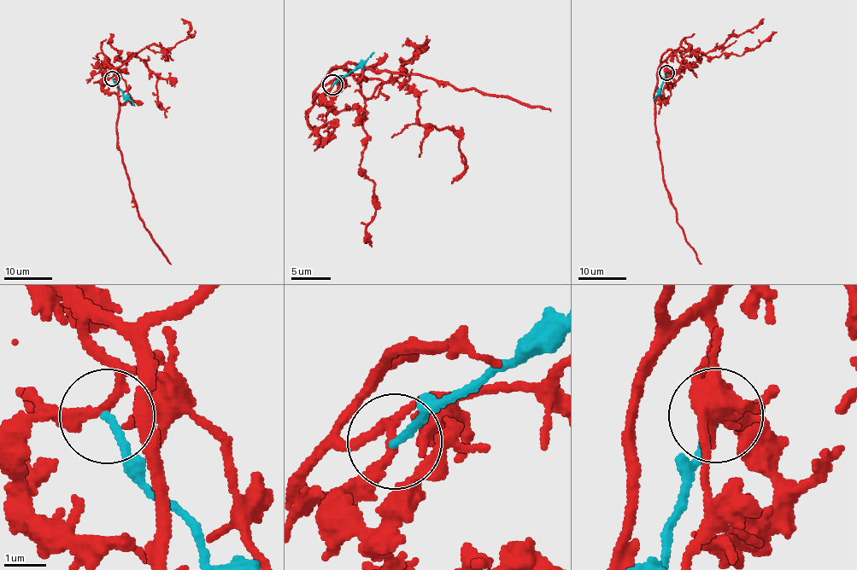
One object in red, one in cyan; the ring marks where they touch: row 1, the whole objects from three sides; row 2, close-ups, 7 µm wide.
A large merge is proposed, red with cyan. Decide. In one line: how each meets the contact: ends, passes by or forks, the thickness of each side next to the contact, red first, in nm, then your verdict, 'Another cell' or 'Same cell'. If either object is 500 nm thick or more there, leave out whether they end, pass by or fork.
At the ring red passes by. At the ring cyan ends. Thickness 240 nm (red) against 180 nm. Another cell

